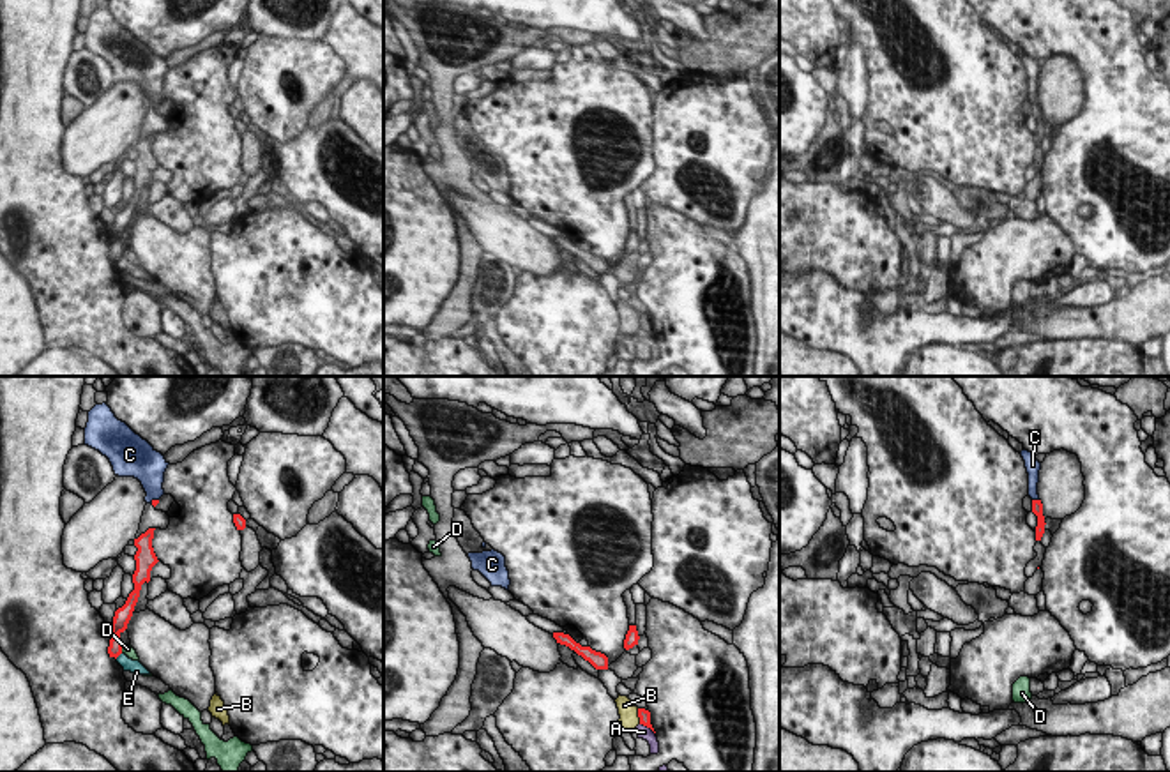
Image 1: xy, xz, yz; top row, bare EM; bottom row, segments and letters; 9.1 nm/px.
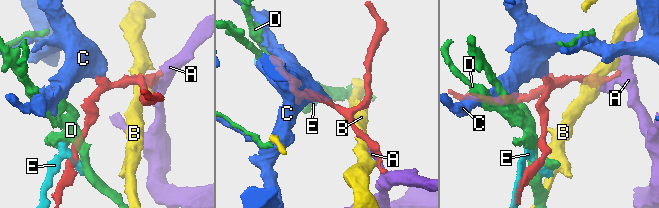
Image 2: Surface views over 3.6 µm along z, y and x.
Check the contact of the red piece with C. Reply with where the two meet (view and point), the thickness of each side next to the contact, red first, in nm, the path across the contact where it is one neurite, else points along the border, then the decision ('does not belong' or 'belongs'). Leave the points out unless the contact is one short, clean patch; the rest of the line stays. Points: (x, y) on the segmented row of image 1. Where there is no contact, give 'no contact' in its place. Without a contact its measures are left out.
yz (1036, 500) | 100/100 nm | across yz (1036, 504), (1036, 500), (1033, 474) | belongs

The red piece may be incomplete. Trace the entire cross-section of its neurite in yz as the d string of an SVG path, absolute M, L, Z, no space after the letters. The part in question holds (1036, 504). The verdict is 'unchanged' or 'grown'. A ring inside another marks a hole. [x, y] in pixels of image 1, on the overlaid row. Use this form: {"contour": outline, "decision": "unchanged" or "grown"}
{"contour": "M1025 449L1020 454L1025 461L1025 468L1029 473L1029 496L1032 498L1032 512L1037 516L1036 541L1041 541L1041 537L1045 534L1045 525L1046 525L1045 516L1043 516L1043 503L1037 495L1041 463L1036 459L1036 456L1032 452L1029 452Z", "decision": "grown"}

